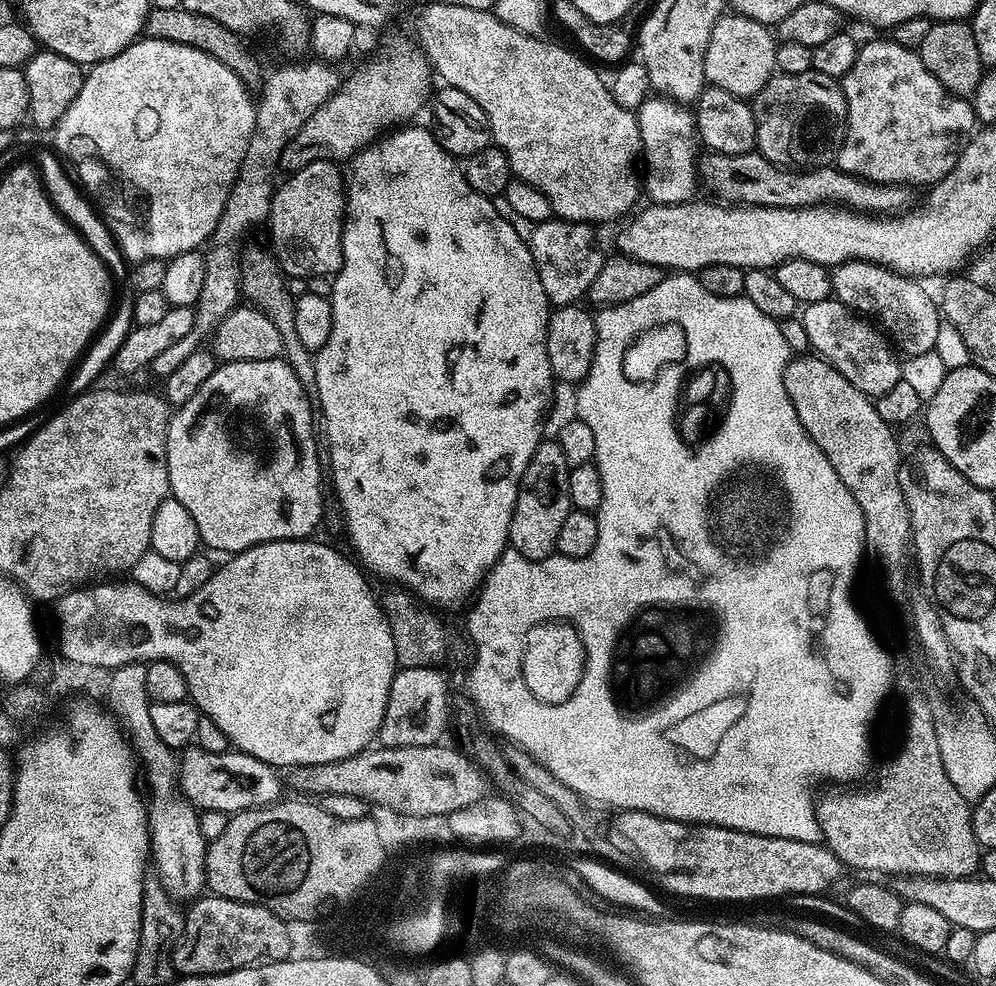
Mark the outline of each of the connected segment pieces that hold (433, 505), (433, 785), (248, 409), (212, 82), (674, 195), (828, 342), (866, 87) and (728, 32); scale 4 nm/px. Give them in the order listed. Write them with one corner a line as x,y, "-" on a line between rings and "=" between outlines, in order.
404,126
391,134
385,135
377,140
375,144
360,152
359,155
353,156
350,161
352,173
349,171
346,176
346,219
344,222
344,237
342,238
344,257
342,258
342,266
339,272
336,273
331,281
331,284
333,284
332,292
330,291
334,326
330,326
330,338
326,338
326,346
322,346
320,351
315,353
314,356
316,362
316,395
314,400
318,405
319,419
320,416
324,419
324,436
322,432
322,440
323,443
324,440
328,443
326,464
327,467
328,464
332,467
332,484
336,487
336,500
340,503
341,510
344,511
344,524
348,527
348,540
352,543
353,550
356,551
357,557
355,556
355,559
373,577
376,575
380,580
393,580
393,585
407,590
417,601
439,610
438,608
452,608
455,604
462,603
463,600
469,599
468,601
471,601
477,595
480,585
487,578
488,571
496,565
505,548
509,547
508,531
510,530
516,499
520,493
520,480
524,477
526,466
530,466
530,458
534,458
534,450
542,442
540,427
544,424
544,415
547,414
548,403
552,400
554,377
550,370
550,354
546,354
550,305
546,290
542,290
542,278
538,278
538,270
534,266
532,252
528,249
528,241
523,240
514,226
494,210
489,197
483,196
482,193
478,193
471,188
464,177
464,168
458,163
457,157
450,155
437,142
435,135
429,129
427,132
424,128
412,127
=
437,742
430,746
402,746
401,748
369,746
364,751
338,762
300,765
289,769
288,776
292,785
302,784
312,793
320,796
353,797
356,800
365,800
368,806
389,807
390,810
406,815
446,815
485,799
486,777
476,764
460,752
459,747
443,748
442,745
443,743
=
277,358
274,360
263,360
262,362
224,362
214,370
214,374
210,374
210,378
206,378
206,382
202,382
202,386
198,386
198,390
194,394
194,398
190,398
185,404
179,405
173,411
172,421
168,423
168,437
166,438
166,462
168,463
168,487
170,489
171,499
182,502
182,506
186,506
186,510
190,510
190,518
194,518
194,526
198,526
198,534
201,541
205,545
209,544
212,548
217,548
223,554
235,554
244,552
247,548
252,548
255,544
265,544
266,542
274,542
275,540
302,540
313,535
312,532
320,524
320,515
323,514
324,508
324,492
320,489
320,464
322,468
322,456
316,453
316,440
318,444
318,436
312,433
312,416
314,420
314,404
313,401
302,390
302,382
298,382
298,378
294,378
294,370
290,370
287,360
=
137,39
114,58
87,69
82,90
78,90
74,102
56,123
54,144
72,148
72,136
88,136
88,144
92,144
104,160
112,160
112,164
124,168
136,184
148,188
152,212
156,212
156,216
152,216
152,220
156,220
156,236
164,236
164,244
136,244
136,248
128,248
129,261
171,258
183,252
194,252
213,239
230,186
236,180
246,146
250,146
254,134
256,104
253,97
251,100
248,96
251,96
249,89
233,72
226,70
218,58
210,58
210,54
194,50
194,46
169,40
=
649,98
638,109
642,188
652,204
687,204
697,195
698,137
693,113
684,108
670,98
=
835,298
807,305
803,312
804,329
811,351
835,366
869,398
886,394
886,390
900,381
901,357
894,351
889,337
875,323
869,322
=
890,38
872,40
869,44
866,42
860,44
858,58
854,58
854,66
850,66
850,70
843,76
842,87
848,103
848,133
844,139
842,150
836,155
835,167
841,168
842,171
848,172
852,176
858,176
862,180
873,180
875,184
894,184
897,186
913,186
912,184
931,186
937,184
938,181
946,178
954,170
960,155
964,152
964,147
967,146
978,128
975,107
967,99
953,96
951,92
947,92
942,86
942,82
938,82
938,78
934,78
934,74
930,74
930,70
926,70
926,66
922,66
919,51
898,46
=
722,14
710,30
708,49
704,55
704,78
713,88
721,88
735,96
754,98
770,82
777,71
777,37
769,25
749,16

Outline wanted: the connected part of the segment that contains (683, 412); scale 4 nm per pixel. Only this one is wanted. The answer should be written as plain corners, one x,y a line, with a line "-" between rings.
704,360
701,364
692,364
692,368
684,368
684,376
676,384
676,397
672,399
672,432
676,435
676,444
688,456
700,456
724,432
728,416
732,416
732,404
736,404
736,376
732,376
732,368
724,360

